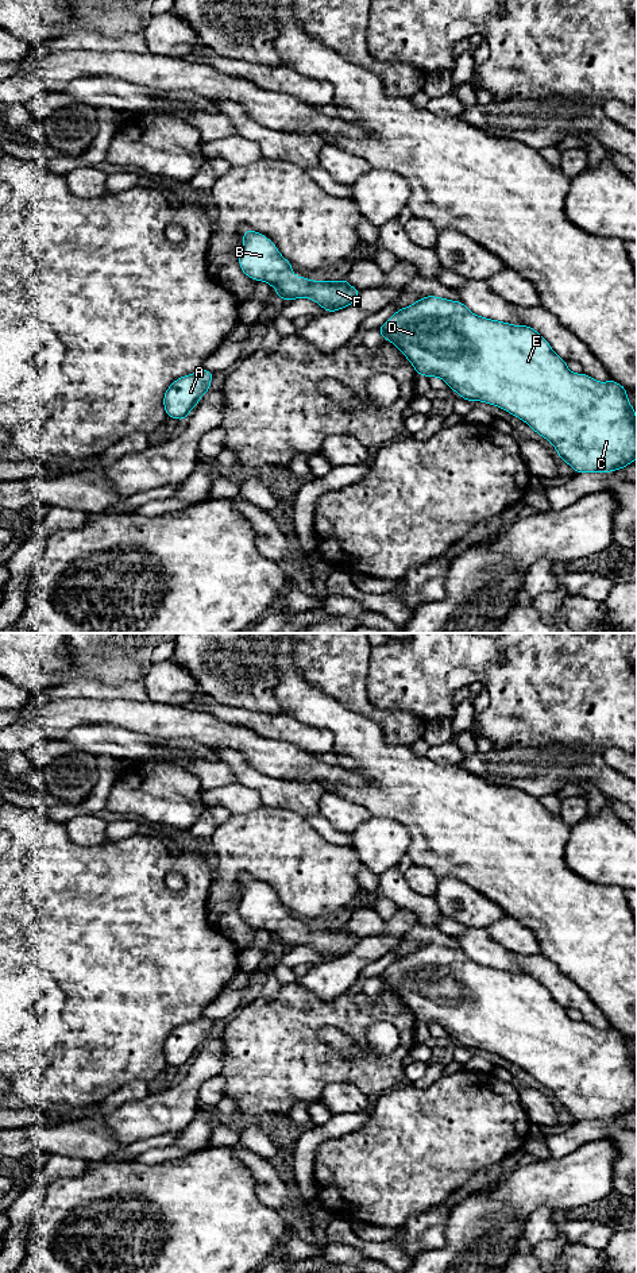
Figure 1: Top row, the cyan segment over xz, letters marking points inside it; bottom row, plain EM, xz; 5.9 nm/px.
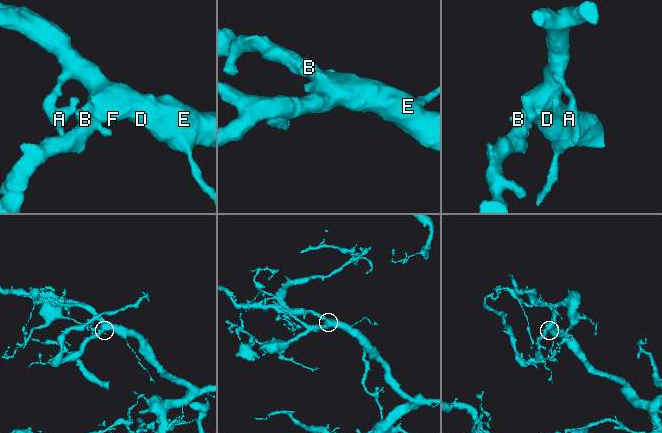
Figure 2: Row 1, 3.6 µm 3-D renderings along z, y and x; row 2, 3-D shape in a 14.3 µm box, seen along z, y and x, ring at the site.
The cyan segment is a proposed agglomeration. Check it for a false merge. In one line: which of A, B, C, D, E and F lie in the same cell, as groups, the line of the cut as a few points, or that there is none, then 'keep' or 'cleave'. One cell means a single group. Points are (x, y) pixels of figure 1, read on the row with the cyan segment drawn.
groups A B C D E F; cut none; keep

